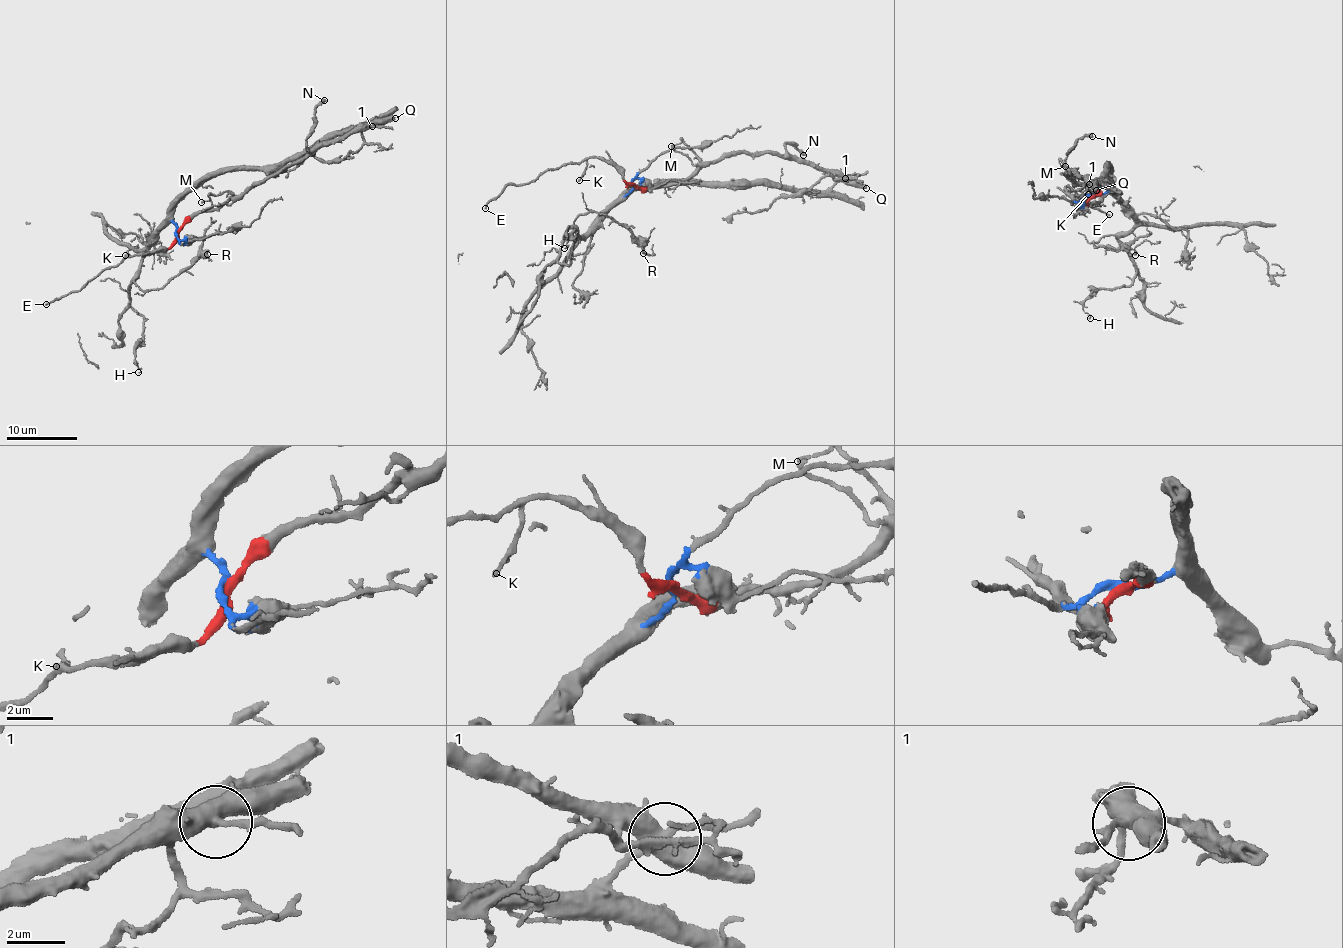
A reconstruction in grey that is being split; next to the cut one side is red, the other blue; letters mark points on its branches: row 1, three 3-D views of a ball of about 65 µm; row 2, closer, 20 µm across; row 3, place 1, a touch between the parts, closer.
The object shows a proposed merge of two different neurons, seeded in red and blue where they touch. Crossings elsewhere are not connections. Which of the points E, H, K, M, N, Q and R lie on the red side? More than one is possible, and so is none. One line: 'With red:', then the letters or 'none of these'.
With red: E, K, M, N, Q

